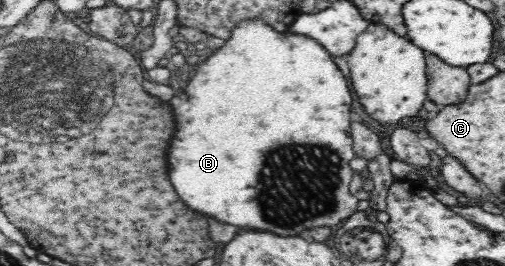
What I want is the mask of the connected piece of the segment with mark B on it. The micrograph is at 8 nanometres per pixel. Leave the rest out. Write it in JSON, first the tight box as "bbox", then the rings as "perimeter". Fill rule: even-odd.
{"bbox":[167,19,358,237],"perimeter":[[[258,19],[241,21],[233,29],[231,37],[225,44],[198,66],[194,77],[189,80],[181,93],[181,95],[175,94],[169,101],[175,125],[167,151],[167,165],[169,165],[169,181],[185,207],[199,215],[204,215],[207,219],[223,221],[225,225],[233,225],[243,231],[265,231],[277,237],[299,237],[303,231],[309,229],[333,227],[357,212],[355,208],[358,199],[351,194],[349,187],[353,177],[349,163],[356,157],[349,129],[353,99],[347,81],[333,62],[333,57],[316,41],[306,35],[291,35],[288,30],[277,33]],[[287,165],[299,165],[289,181],[287,181]]]}

